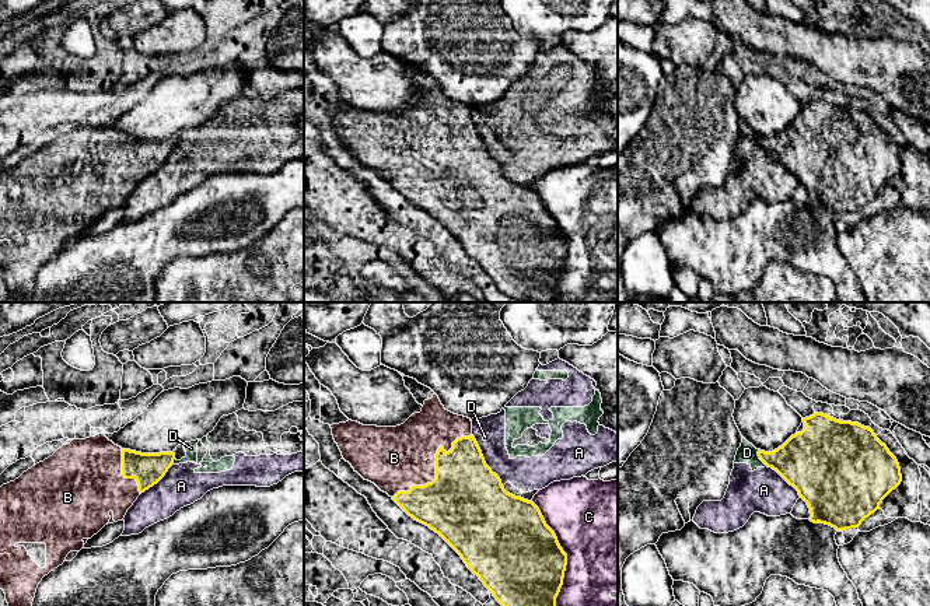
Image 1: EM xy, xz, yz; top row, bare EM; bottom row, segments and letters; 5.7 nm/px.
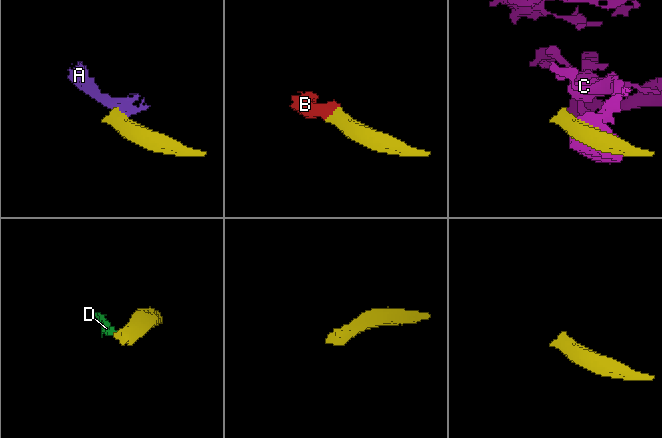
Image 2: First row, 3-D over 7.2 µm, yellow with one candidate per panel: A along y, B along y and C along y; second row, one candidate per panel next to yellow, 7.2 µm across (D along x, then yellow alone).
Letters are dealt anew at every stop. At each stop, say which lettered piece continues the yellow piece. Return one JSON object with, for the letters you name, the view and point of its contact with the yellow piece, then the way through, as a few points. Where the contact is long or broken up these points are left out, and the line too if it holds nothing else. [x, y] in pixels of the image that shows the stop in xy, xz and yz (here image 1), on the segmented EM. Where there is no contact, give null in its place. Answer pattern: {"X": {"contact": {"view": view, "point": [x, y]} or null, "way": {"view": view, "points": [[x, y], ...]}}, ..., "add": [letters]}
{"B": {"contact": {"view": "xz", "point": [436, 466]}}, "add": ["B"]}

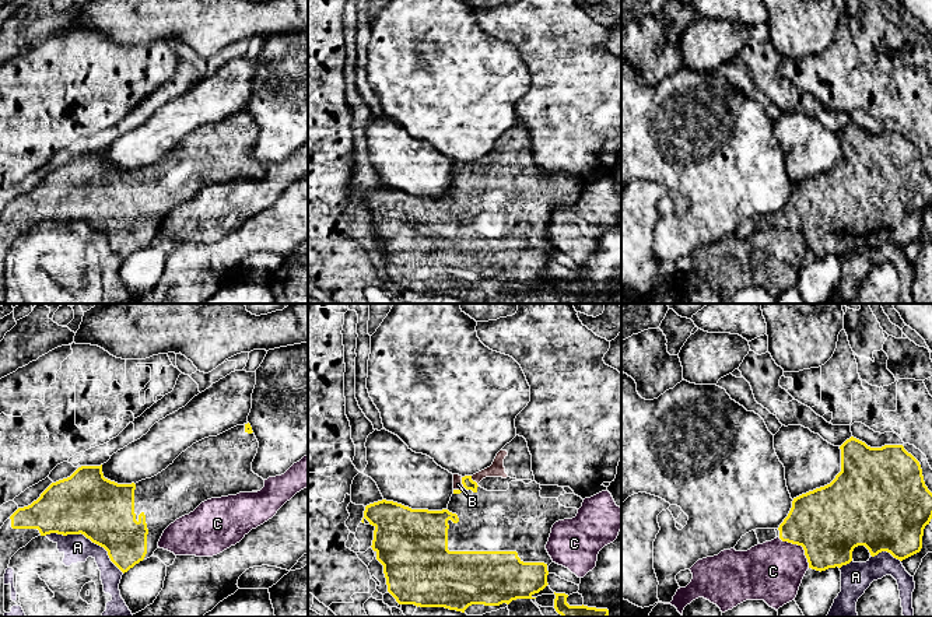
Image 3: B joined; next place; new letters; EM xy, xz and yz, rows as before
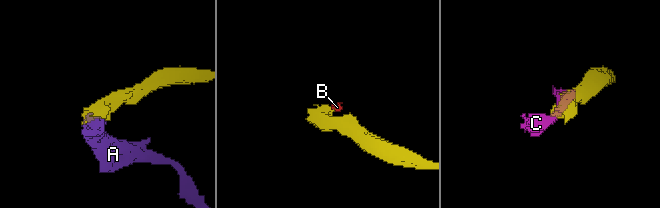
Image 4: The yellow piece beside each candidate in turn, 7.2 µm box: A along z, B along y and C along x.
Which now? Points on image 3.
{"B": {"contact": {"view": "xz", "point": [462, 483]}}, "add": ["B"]}

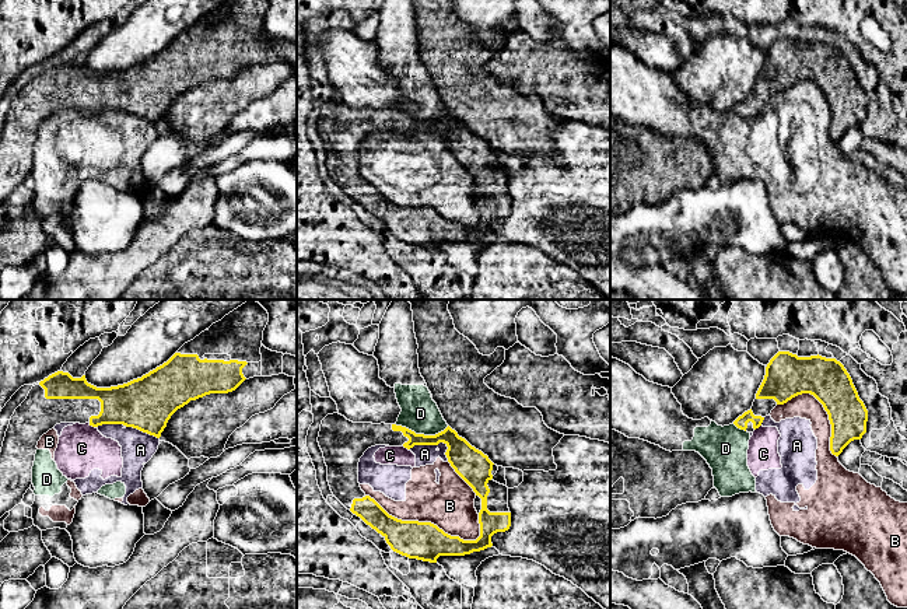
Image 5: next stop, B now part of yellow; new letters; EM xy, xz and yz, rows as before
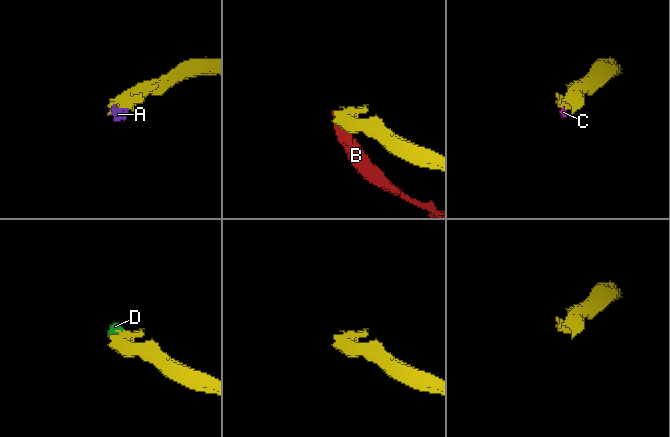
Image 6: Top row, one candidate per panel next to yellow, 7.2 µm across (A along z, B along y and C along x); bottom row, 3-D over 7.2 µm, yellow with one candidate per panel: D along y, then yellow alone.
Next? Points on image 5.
{"add": []}

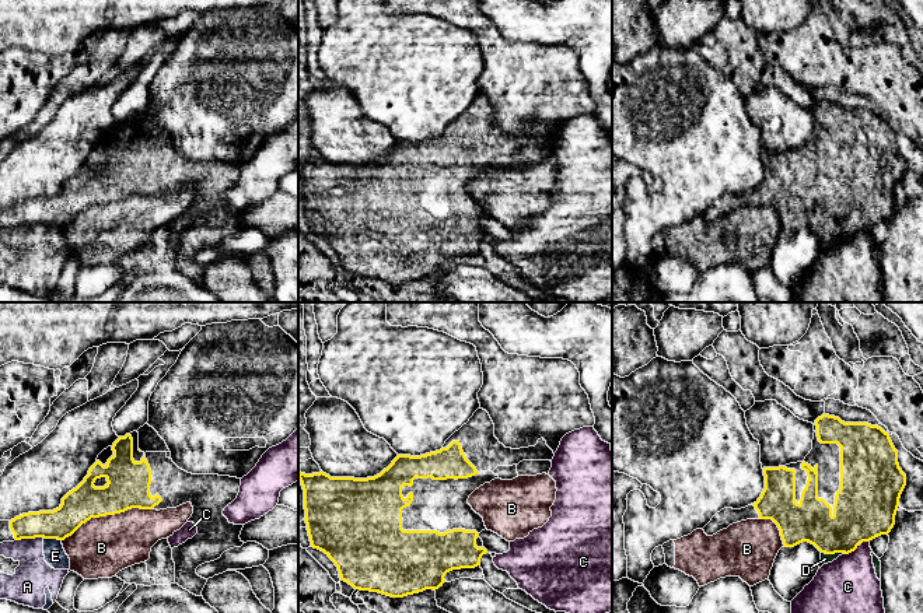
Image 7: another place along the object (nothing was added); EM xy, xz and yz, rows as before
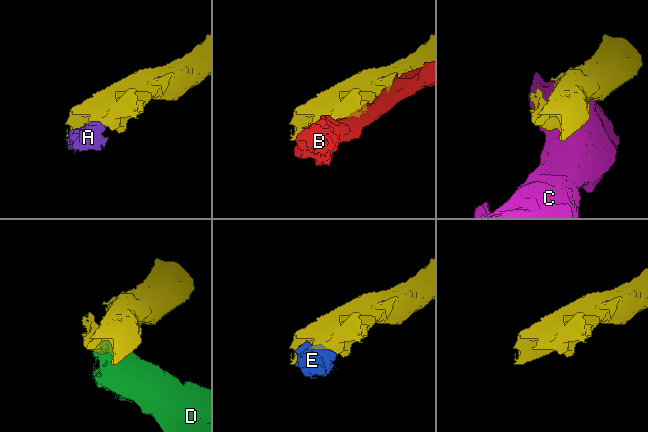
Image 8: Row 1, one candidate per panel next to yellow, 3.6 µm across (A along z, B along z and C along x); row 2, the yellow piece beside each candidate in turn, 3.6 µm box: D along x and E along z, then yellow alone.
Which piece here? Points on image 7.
{"add": []}

